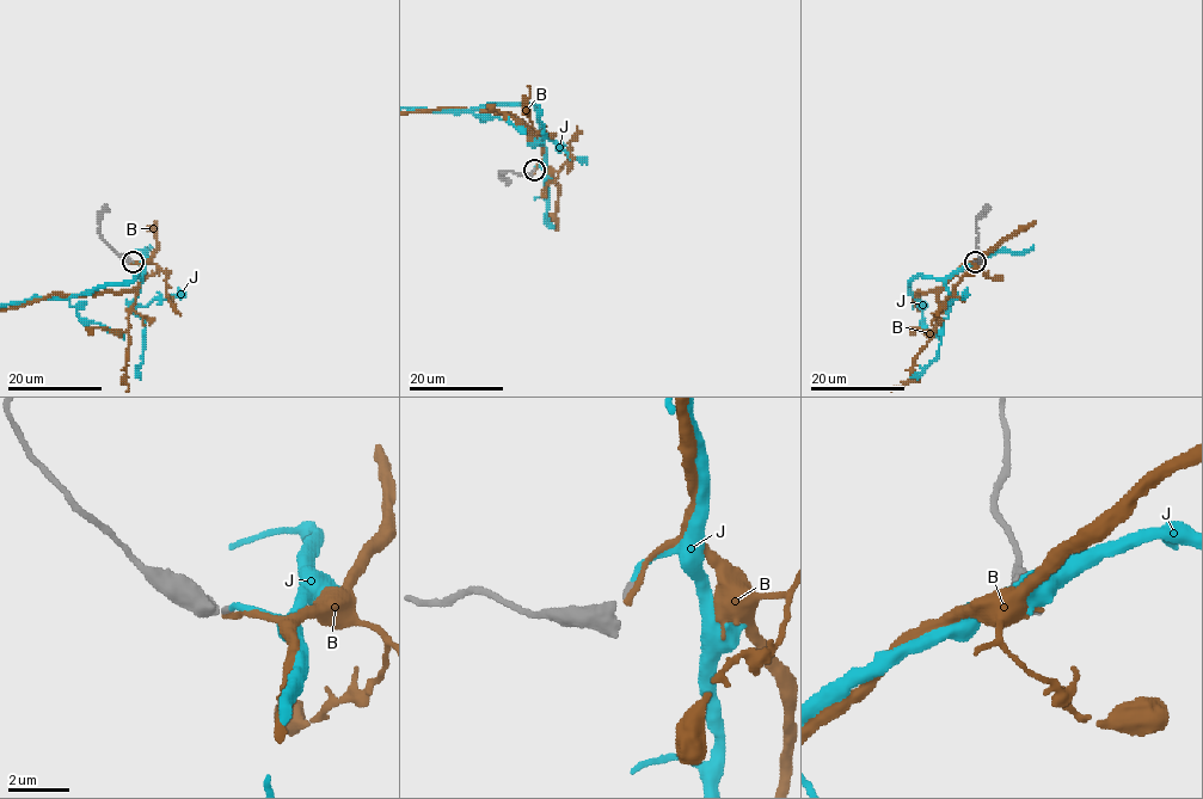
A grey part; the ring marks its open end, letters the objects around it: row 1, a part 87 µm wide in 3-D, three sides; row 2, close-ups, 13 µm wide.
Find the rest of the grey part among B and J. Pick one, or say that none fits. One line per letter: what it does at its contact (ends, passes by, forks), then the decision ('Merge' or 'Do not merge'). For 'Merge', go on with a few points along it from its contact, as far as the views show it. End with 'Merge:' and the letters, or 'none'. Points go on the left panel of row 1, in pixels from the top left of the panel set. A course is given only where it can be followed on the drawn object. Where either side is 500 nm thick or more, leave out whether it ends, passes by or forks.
B: It ends there. Do not merge
J: It ends there. Merge
Merge: J

